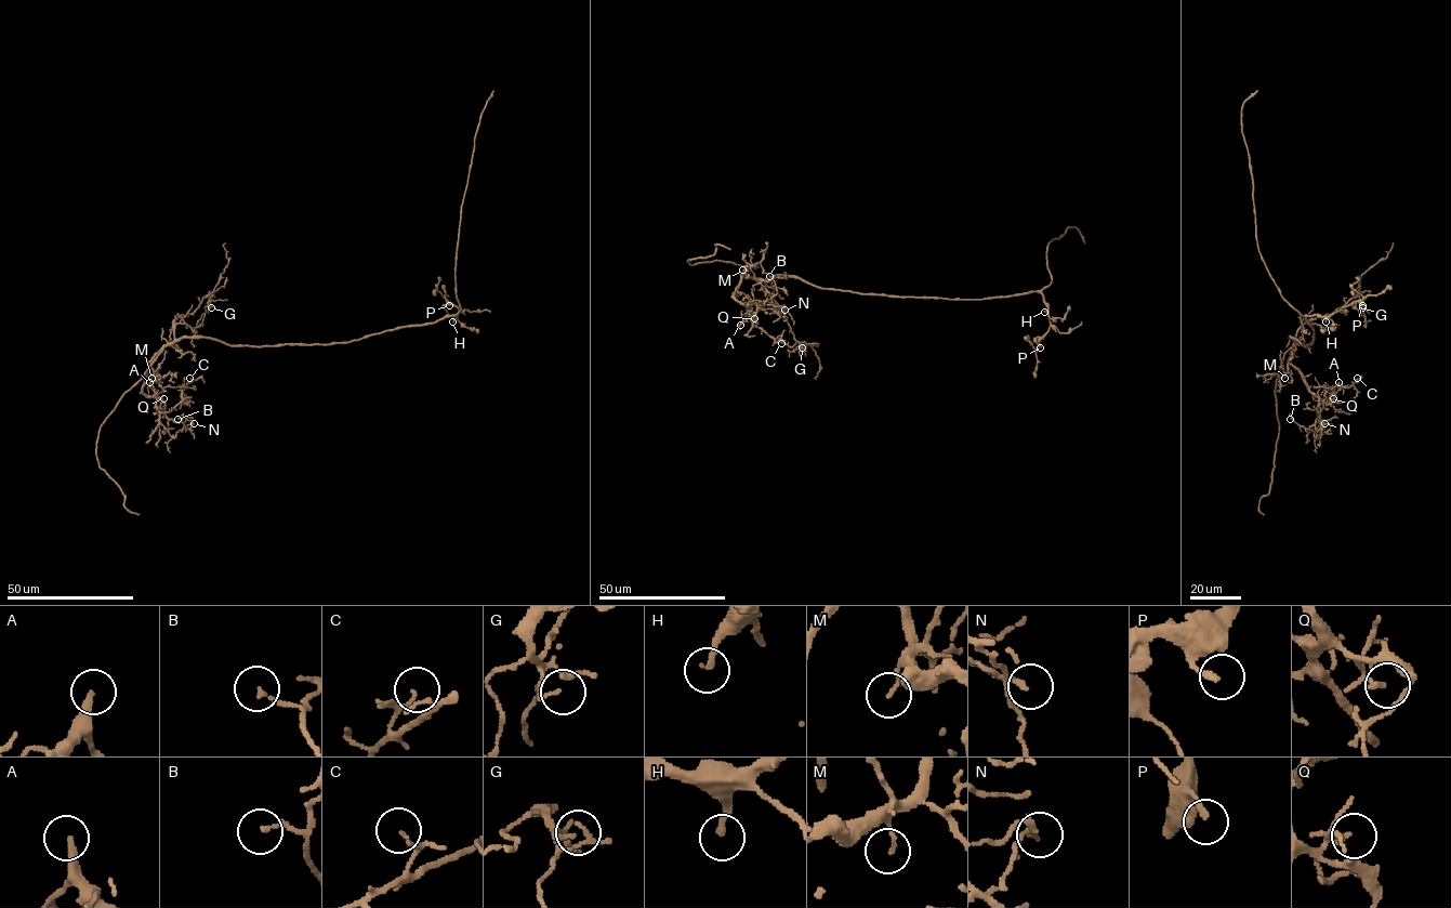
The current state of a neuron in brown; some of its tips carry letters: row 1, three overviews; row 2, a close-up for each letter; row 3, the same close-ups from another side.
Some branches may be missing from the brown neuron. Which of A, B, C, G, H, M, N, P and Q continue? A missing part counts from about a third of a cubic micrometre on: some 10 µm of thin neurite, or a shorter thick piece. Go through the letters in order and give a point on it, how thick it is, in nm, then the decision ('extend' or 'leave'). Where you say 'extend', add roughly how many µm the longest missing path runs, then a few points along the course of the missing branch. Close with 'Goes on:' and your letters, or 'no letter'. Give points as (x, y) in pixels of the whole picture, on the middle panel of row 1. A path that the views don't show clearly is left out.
A: (740, 325) | 280 nm | leave
B: (769, 276) | 130 nm | leave
C: (781, 343) | 80 nm | leave
G: (802, 347) | 100 nm | leave
H: (1044, 312) | 200 nm | extend | 35 µm
M: (742, 270) | 110 nm | leave
N: (785, 310) | 110 nm | leave
P: (1040, 347) | 160 nm | leave
Q: (754, 318) | 110 nm | leave
Goes on: H

